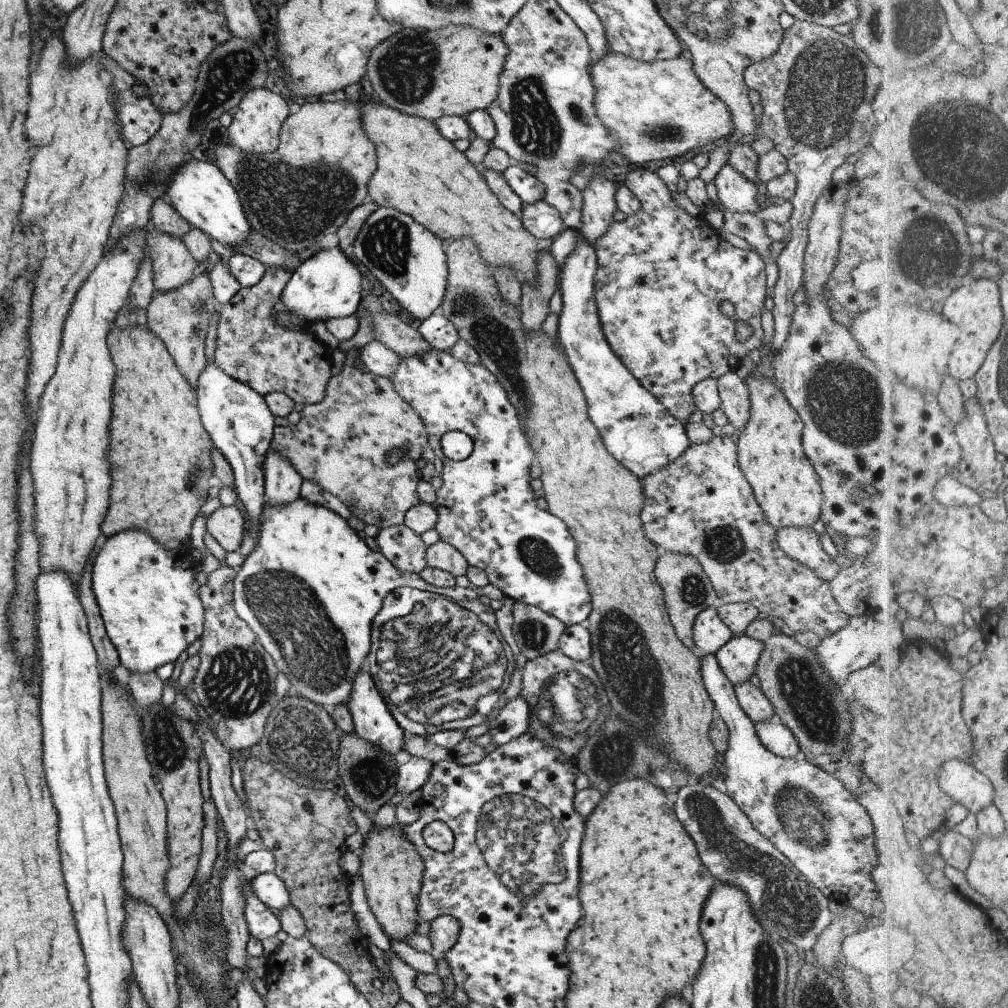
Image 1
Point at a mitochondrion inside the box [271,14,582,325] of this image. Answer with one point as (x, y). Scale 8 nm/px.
(406, 72)

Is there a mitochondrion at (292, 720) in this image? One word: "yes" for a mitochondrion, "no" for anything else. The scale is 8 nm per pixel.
yes

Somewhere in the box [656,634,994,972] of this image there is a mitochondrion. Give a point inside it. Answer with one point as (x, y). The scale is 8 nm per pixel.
(787, 901)

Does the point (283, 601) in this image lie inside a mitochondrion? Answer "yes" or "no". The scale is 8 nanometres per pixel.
yes

